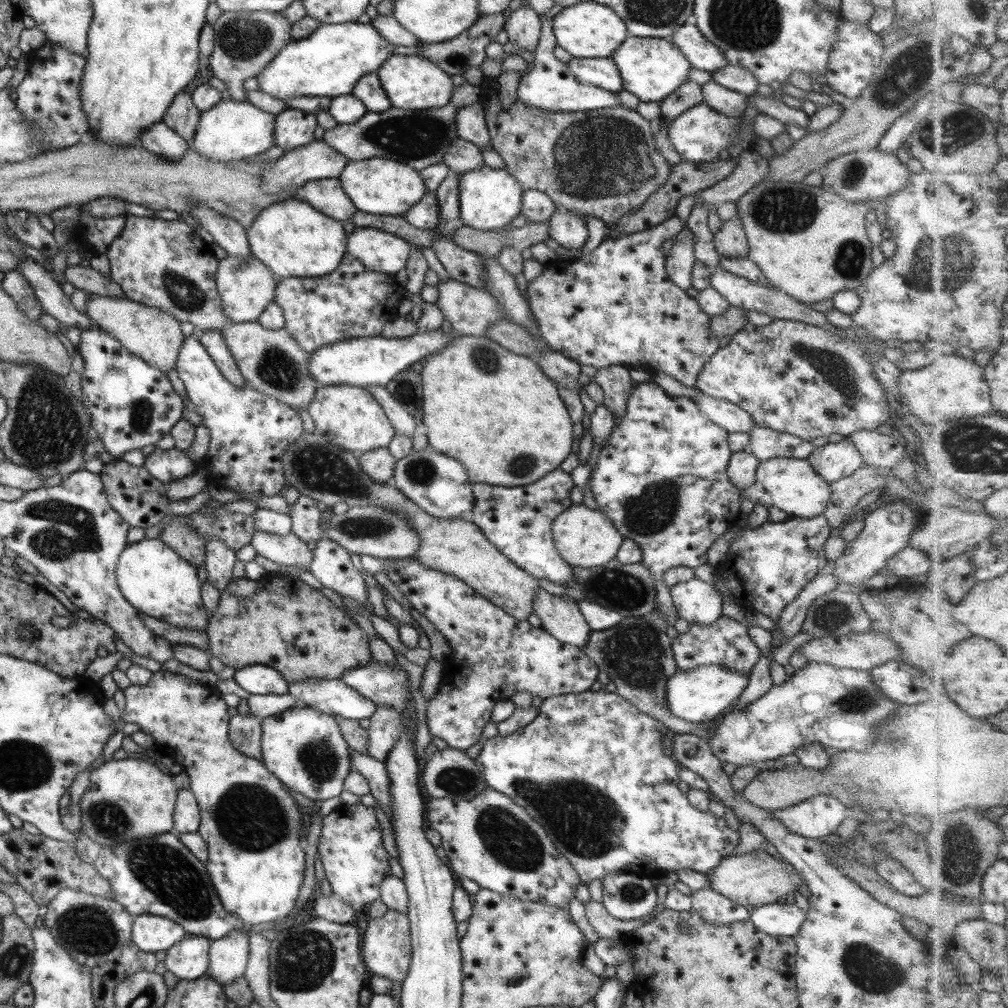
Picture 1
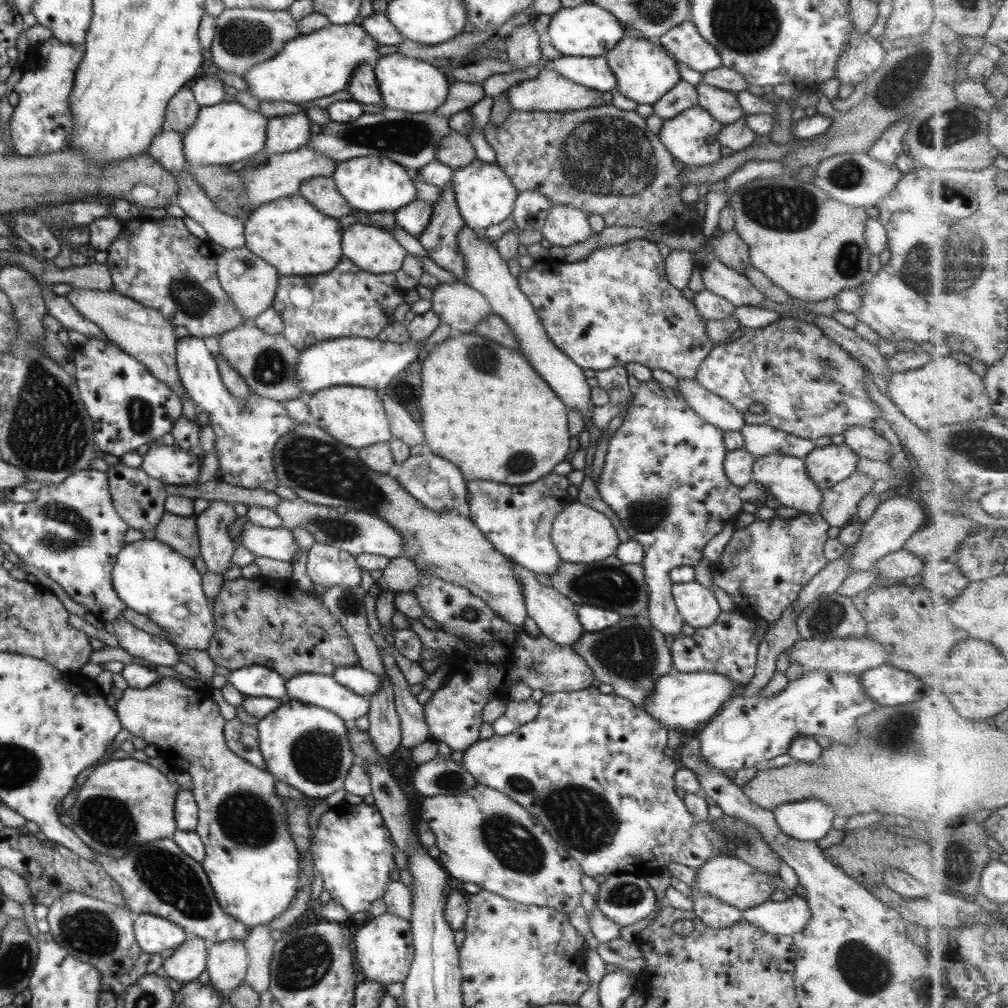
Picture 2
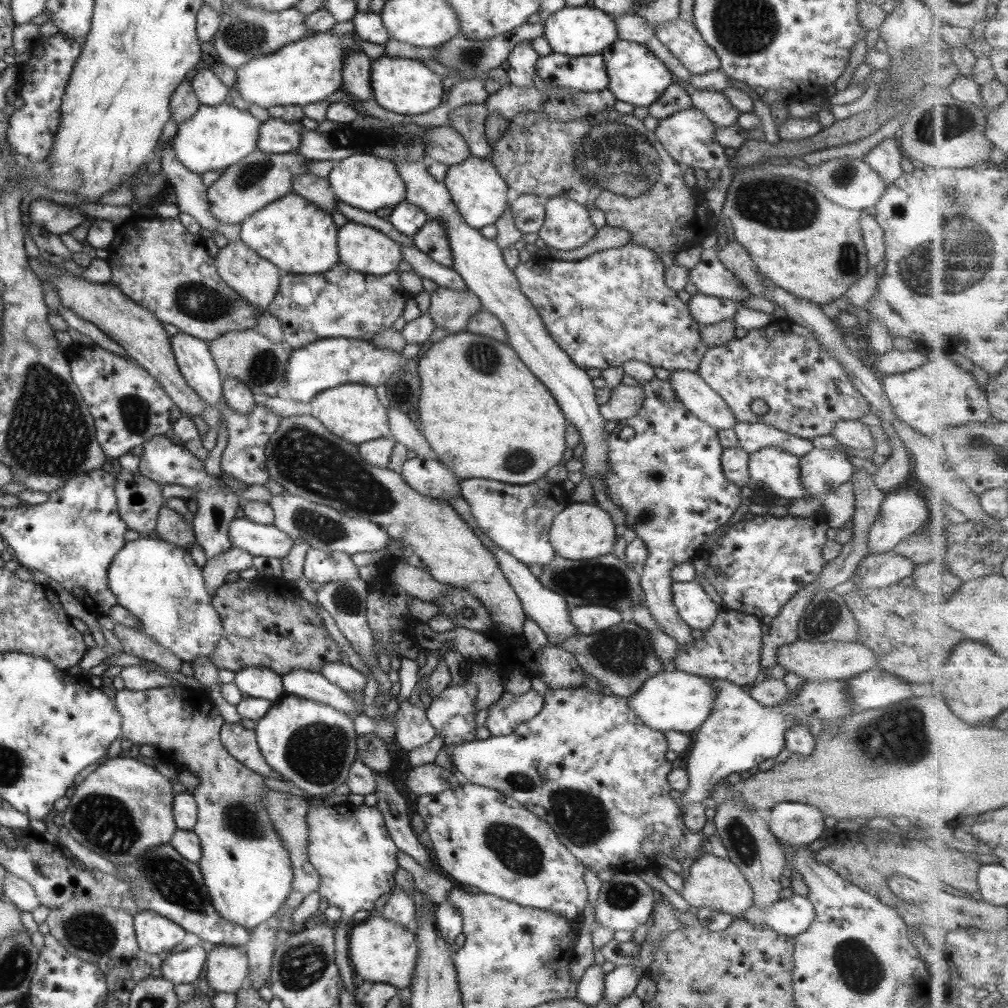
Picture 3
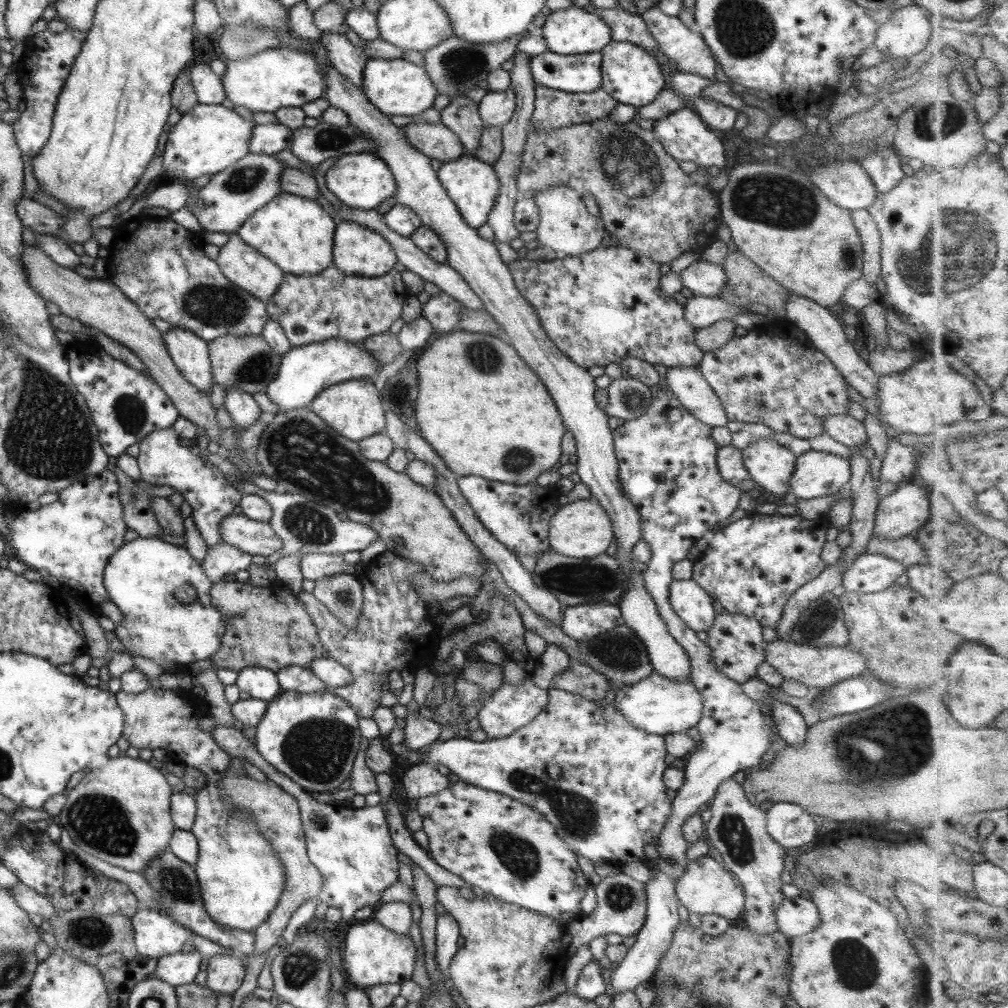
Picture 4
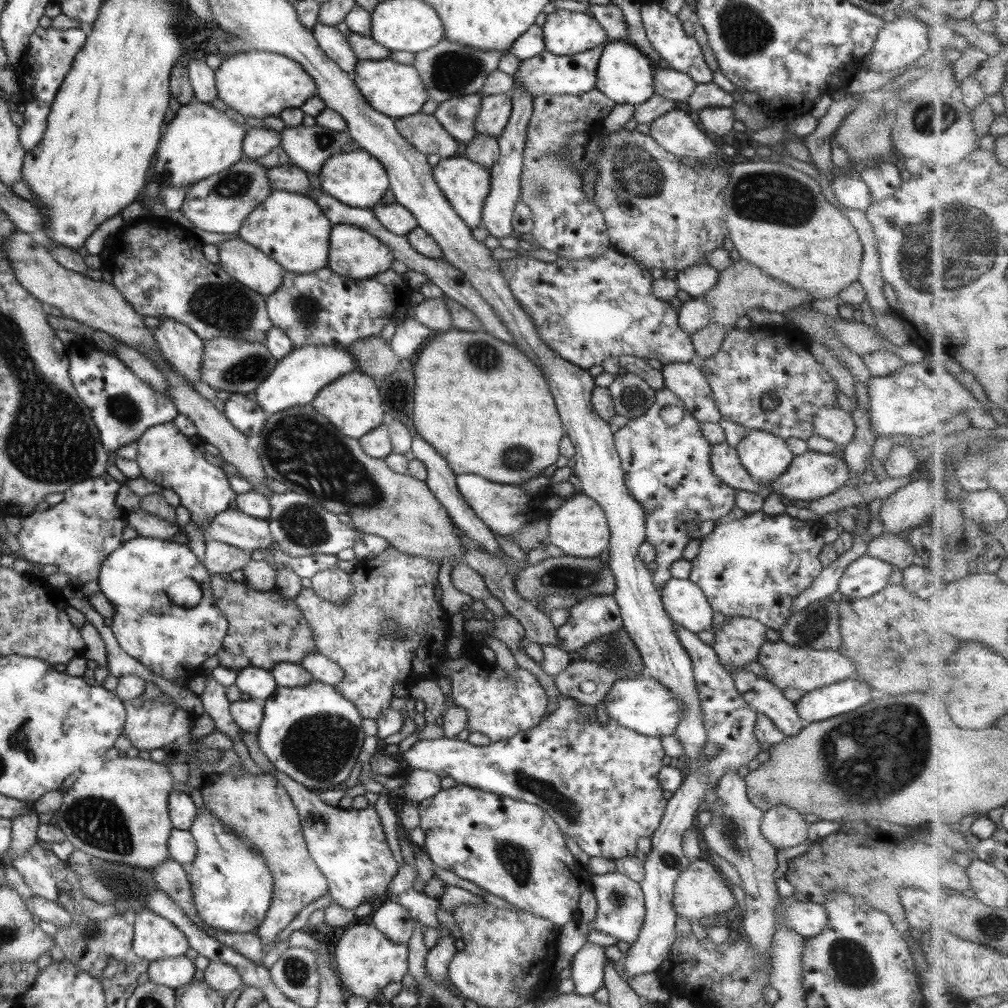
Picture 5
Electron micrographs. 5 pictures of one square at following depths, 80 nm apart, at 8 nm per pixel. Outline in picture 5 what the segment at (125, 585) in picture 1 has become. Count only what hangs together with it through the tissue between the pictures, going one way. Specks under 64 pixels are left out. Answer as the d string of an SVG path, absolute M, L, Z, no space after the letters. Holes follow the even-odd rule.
M144 537L123 541L119 548L110 552L102 560L97 580L100 593L113 607L114 613L111 617L110 629L120 649L148 668L153 674L163 676L171 684L177 685L178 682L183 682L186 686L193 676L199 674L201 664L219 650L228 622L215 604L210 587L210 574L187 545ZM182 578L194 580L202 592L198 604L191 608L171 604L166 595L169 584Z

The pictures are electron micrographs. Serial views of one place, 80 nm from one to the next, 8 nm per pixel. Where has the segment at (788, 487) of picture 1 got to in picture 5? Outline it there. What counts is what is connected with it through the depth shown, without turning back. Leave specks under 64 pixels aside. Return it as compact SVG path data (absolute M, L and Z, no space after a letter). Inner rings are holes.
M755 429L747 431L739 439L739 442L736 442L734 449L747 474L763 486L770 486L772 480L778 477L784 471L784 468L787 468L793 458L793 454L791 454L784 439L770 432Z

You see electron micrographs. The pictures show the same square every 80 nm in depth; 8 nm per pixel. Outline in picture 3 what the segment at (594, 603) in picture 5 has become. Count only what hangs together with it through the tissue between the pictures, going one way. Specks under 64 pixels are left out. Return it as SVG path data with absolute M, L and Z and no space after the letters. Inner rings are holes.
M577 605L569 611L569 622L577 634L589 636L601 632L625 618L618 610L601 605Z

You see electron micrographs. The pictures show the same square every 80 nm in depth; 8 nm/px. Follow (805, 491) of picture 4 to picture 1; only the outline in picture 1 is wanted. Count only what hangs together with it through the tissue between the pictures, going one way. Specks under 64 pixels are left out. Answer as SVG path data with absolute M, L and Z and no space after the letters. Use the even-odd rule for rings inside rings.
M844 437L837 443L826 443L820 447L814 447L805 459L813 472L816 472L817 476L829 485L849 476L863 465L860 454L848 437Z

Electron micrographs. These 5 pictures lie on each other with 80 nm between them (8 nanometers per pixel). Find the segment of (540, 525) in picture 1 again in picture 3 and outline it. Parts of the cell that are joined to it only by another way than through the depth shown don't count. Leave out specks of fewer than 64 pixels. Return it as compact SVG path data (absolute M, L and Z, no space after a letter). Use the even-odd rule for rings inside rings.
M470 478L458 479L458 487L460 495L470 506L470 513L480 528L479 532L485 534L491 543L507 551L525 566L548 564L548 560L554 555L553 547L548 542L550 524L553 517L569 504L569 492L563 489L562 482L547 482L544 478L539 478L531 484L514 485L496 480Z

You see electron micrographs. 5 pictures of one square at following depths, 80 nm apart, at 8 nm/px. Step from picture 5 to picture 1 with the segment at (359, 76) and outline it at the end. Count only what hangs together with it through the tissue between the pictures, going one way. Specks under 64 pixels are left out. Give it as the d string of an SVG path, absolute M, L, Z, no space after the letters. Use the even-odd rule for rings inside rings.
M391 55L379 65L376 75L393 108L412 109L413 111L441 108L448 104L454 88L449 79L450 75L437 68L436 64L421 59L417 55Z

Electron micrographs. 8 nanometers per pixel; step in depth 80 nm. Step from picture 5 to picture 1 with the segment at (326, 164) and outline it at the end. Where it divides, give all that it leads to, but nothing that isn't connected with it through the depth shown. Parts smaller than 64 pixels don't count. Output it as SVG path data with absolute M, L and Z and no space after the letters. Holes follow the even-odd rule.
M381 157L347 161L338 174L339 184L351 204L368 215L392 214L401 216L426 193L418 171Z

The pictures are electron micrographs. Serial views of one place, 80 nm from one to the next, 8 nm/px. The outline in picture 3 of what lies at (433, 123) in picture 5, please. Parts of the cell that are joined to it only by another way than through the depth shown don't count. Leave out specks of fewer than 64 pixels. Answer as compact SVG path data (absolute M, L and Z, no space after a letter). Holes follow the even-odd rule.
M448 124L426 130L424 154L428 161L433 160L447 166L459 164L459 161L470 155L461 135Z

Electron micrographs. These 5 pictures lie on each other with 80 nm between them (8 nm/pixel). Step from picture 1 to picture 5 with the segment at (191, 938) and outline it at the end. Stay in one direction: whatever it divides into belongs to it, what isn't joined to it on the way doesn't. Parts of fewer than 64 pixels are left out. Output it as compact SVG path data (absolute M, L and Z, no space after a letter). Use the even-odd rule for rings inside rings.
M185 955L154 960L148 963L146 968L149 982L171 989L176 989L189 983L193 979L195 970L193 960L187 959Z

